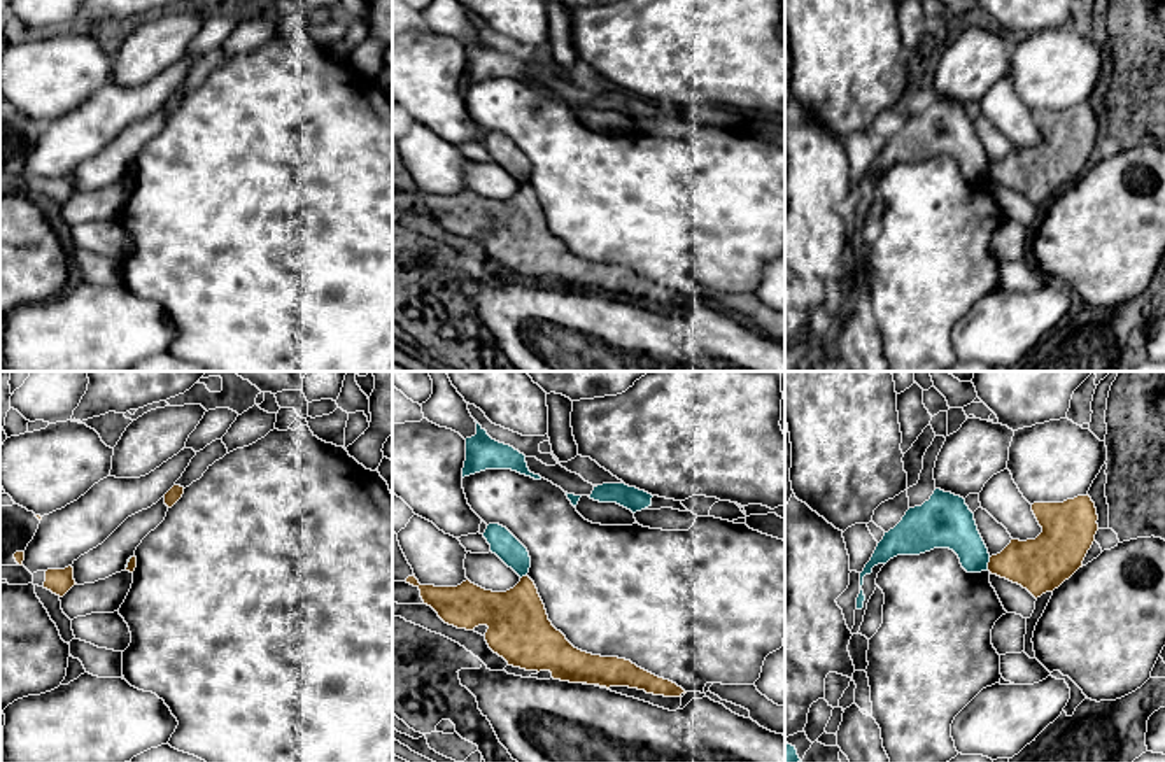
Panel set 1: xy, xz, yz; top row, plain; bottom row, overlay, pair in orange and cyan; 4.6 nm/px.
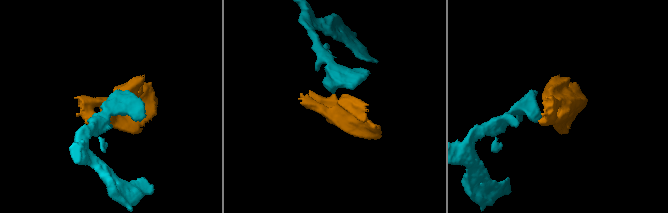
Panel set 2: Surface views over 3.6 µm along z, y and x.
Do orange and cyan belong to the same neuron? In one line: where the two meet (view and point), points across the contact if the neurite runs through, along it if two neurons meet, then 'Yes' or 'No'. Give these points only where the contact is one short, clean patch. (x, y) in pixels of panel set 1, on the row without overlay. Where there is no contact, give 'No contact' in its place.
Touches orange at yz (988, 172). Boundary: yz (990, 165), (987, 177). No

